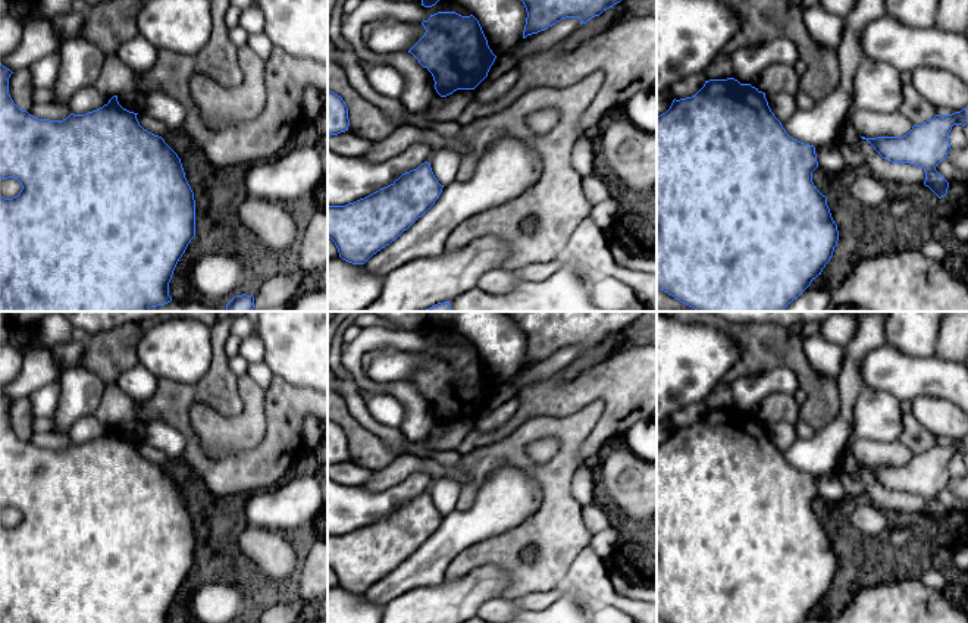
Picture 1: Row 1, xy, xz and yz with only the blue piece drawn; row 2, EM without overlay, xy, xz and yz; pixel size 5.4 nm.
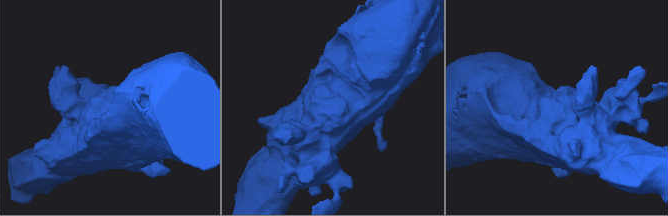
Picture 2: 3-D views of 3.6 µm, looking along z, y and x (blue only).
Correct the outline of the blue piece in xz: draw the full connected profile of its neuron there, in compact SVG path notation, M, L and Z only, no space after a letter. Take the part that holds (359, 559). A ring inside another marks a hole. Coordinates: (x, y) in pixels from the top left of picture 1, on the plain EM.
M425 491L364 527L328 535L328 566L342 589L364 594L422 547L442 517Z

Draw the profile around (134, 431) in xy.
M125 417L119 425L118 425L119 433L134 442L142 442L145 436L145 425L135 422L129 417Z

